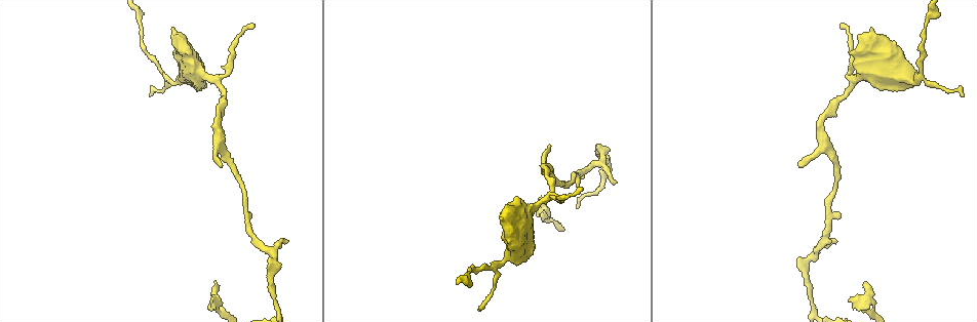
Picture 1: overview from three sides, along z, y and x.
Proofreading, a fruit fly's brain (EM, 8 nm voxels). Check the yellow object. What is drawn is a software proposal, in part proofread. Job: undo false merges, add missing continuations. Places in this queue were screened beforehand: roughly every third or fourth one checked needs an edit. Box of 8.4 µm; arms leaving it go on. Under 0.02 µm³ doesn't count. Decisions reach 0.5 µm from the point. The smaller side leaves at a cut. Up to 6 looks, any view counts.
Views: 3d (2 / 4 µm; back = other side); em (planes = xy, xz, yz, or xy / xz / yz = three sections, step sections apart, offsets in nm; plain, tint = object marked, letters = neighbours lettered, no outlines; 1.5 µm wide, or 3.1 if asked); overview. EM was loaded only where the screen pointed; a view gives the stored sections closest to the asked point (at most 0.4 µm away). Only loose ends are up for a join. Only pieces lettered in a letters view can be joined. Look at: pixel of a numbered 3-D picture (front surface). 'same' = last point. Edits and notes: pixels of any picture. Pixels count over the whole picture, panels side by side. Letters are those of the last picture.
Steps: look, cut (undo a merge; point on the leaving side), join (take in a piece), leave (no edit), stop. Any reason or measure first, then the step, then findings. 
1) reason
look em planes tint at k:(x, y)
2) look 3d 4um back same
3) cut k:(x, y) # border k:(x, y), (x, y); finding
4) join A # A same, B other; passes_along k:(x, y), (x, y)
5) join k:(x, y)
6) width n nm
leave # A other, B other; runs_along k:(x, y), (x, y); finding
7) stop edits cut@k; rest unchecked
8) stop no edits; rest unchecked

an open end
look 3d 2um at 1:(797, 162)

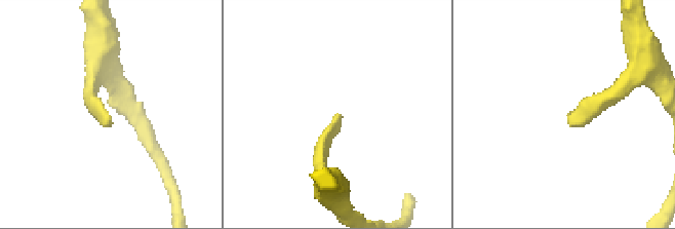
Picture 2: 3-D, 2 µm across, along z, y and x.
look em planes tint at 2:(103, 119)

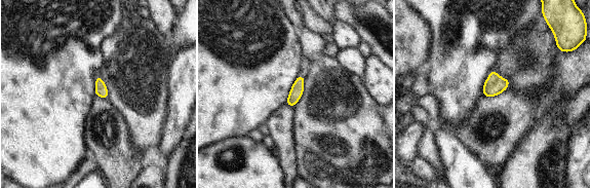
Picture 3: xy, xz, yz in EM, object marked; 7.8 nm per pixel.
what lies round it
look em planes letters same

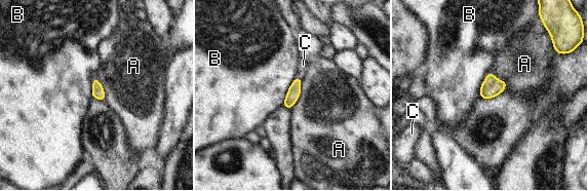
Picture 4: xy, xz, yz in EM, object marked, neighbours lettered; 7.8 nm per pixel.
join C # A other, B other, C same; passes_along 4:(292, 94), (299, 78), (303, 65); the neuron continues

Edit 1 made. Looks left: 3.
branch stops here
look 3d 4um at 1:(583, 190)

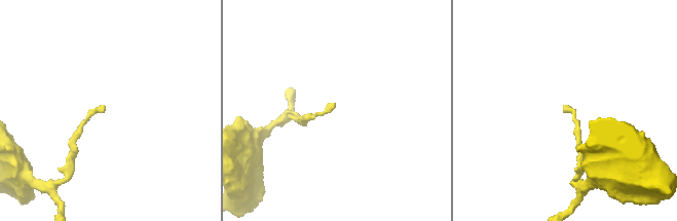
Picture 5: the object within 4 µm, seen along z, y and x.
need the tissue
look em planes letters at 5:(565, 106)

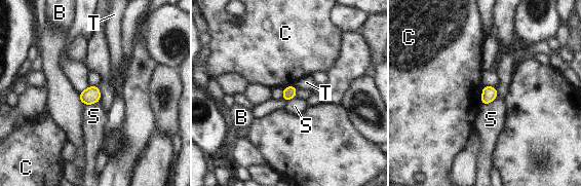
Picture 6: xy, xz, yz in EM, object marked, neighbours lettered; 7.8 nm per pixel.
longest_contact S 180 nm
leave # B other, C other, S other, T other; border 6:(483, 86), (481, 104); no lettered piece goes on from it

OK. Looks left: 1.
stop edits join@4; rest unchecked

